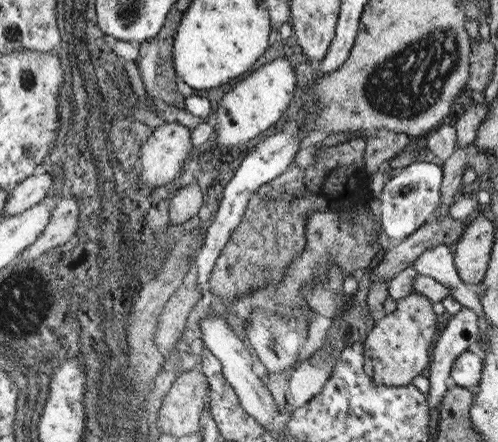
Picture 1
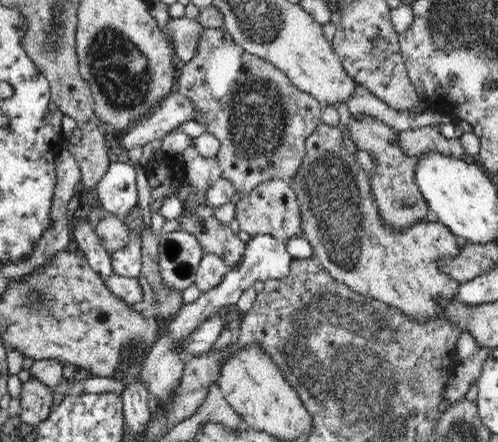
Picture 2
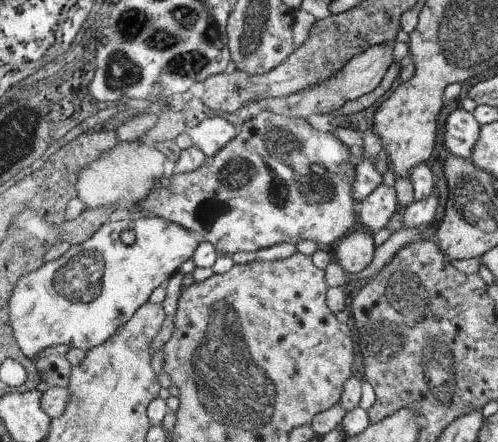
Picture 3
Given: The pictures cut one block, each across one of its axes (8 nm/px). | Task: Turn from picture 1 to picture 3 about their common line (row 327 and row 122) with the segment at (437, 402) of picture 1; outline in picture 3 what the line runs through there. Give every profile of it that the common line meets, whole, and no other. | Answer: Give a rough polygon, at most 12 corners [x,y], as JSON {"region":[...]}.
{"region":[[457,108],[445,122],[445,148],[469,160],[481,124]]}

